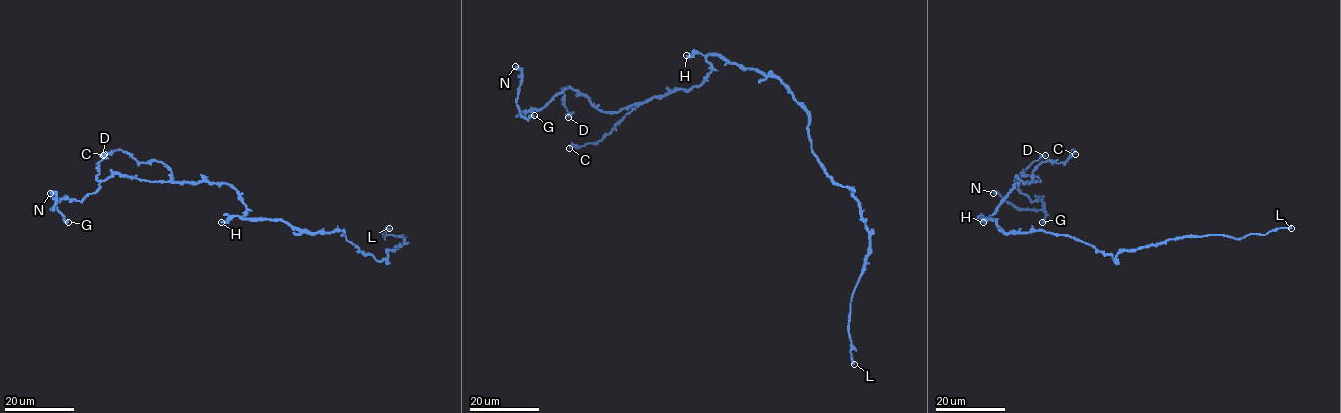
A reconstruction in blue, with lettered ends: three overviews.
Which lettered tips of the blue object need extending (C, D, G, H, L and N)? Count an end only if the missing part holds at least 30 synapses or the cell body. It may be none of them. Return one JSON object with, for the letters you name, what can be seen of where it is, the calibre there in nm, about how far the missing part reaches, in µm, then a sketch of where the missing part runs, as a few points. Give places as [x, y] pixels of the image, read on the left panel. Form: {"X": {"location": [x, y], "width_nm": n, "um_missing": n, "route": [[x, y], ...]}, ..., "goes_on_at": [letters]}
{"L": {"location": [389, 228], "width_nm": 380, "um_missing": 160, "route": [[389, 228], [391, 208], [373, 181], [345, 159], [328, 162], [297, 119], [270, 15]]}, "goes_on_at": ["L"]}

